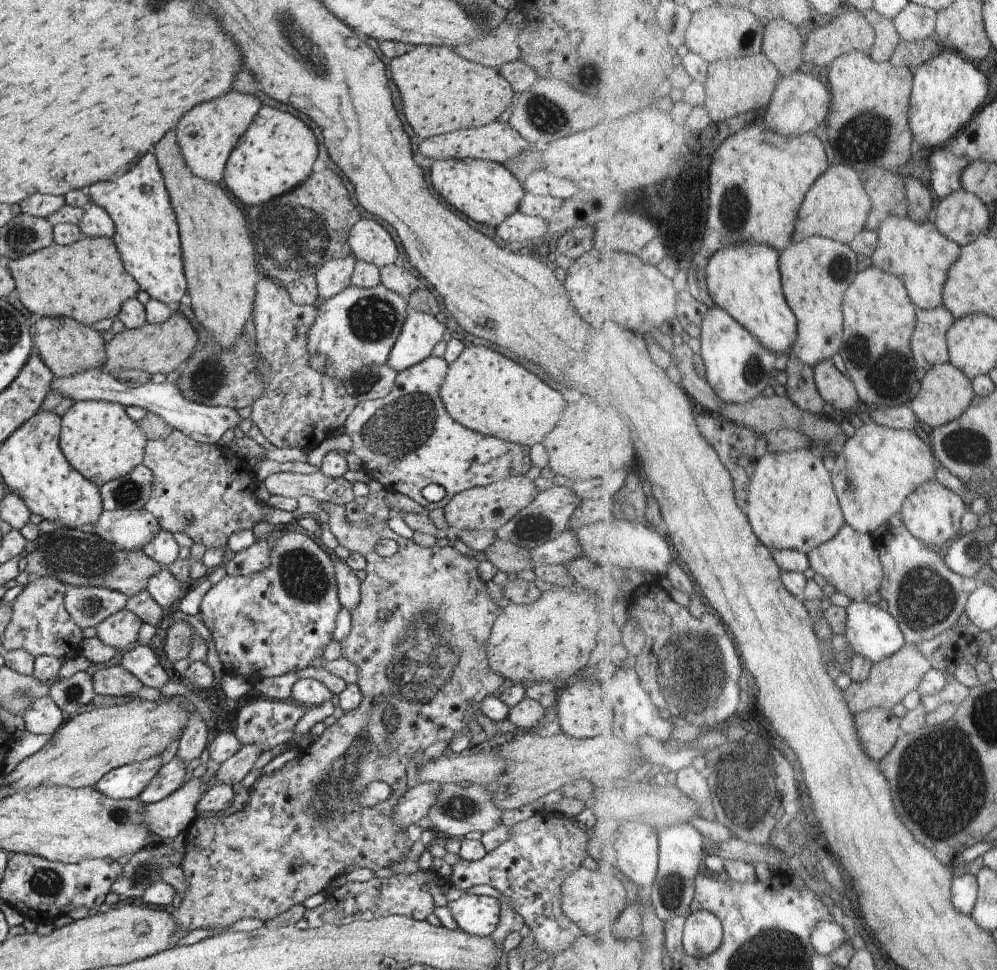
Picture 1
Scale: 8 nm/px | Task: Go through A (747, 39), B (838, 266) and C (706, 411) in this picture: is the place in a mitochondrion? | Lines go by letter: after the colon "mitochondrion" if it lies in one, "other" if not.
A: other
B: mitochondrion
C: other

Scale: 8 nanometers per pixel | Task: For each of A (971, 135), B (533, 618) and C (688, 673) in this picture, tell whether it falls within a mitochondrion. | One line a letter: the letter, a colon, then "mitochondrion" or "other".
A: other
B: other
C: mitochondrion

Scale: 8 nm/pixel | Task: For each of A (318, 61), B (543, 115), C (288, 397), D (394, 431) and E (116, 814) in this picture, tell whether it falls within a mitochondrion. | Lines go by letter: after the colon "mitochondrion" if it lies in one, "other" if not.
A: mitochondrion
B: mitochondrion
C: other
D: mitochondrion
E: mitochondrion

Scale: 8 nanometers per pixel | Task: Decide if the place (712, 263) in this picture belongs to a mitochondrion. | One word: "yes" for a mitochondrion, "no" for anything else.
no

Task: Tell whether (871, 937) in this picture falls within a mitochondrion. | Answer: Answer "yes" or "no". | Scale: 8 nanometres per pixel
no

